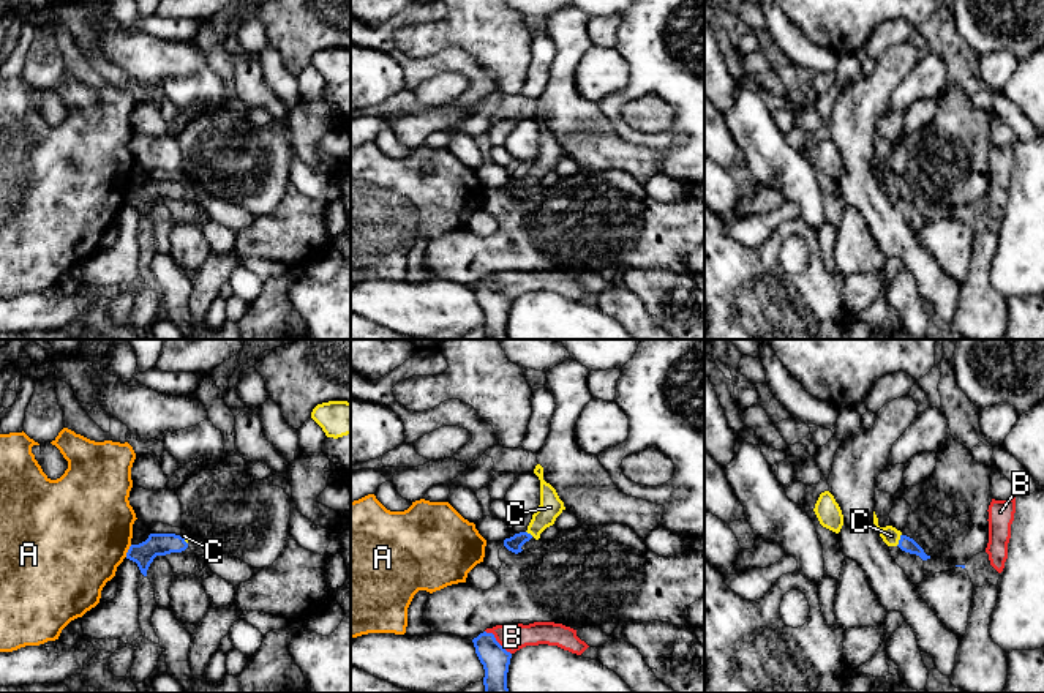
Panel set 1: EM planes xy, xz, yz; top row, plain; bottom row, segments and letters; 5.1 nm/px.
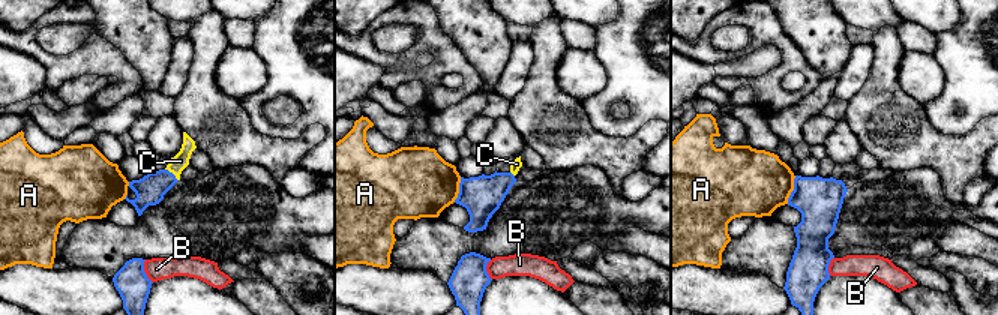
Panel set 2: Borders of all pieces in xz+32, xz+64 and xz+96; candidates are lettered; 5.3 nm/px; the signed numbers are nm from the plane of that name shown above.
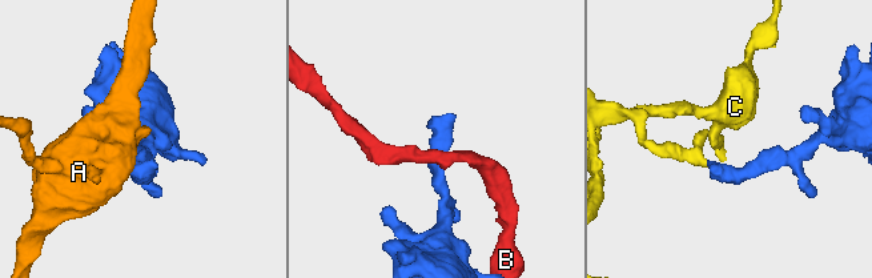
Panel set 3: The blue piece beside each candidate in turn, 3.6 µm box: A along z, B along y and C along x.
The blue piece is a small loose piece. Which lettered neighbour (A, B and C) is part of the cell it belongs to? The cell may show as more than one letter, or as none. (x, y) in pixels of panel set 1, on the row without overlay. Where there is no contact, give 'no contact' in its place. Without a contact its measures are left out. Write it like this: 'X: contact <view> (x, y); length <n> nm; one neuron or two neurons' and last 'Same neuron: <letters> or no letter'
A: contact xy (128, 198); length 70 nm; two neurons
B: contact xz (496, 288); length 180 nm; two neurons
C: contact yz (899, 187); length 70 nm; one neuron
Same neuron: C

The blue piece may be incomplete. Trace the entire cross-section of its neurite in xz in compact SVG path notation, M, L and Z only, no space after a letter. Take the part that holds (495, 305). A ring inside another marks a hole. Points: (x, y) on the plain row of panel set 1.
M483 278L472 289L485 316L485 339L509 339L507 319L512 300L496 287L493 279Z

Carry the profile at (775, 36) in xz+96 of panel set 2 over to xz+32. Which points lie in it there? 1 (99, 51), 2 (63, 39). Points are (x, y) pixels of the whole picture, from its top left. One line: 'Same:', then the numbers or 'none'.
Same: 1

